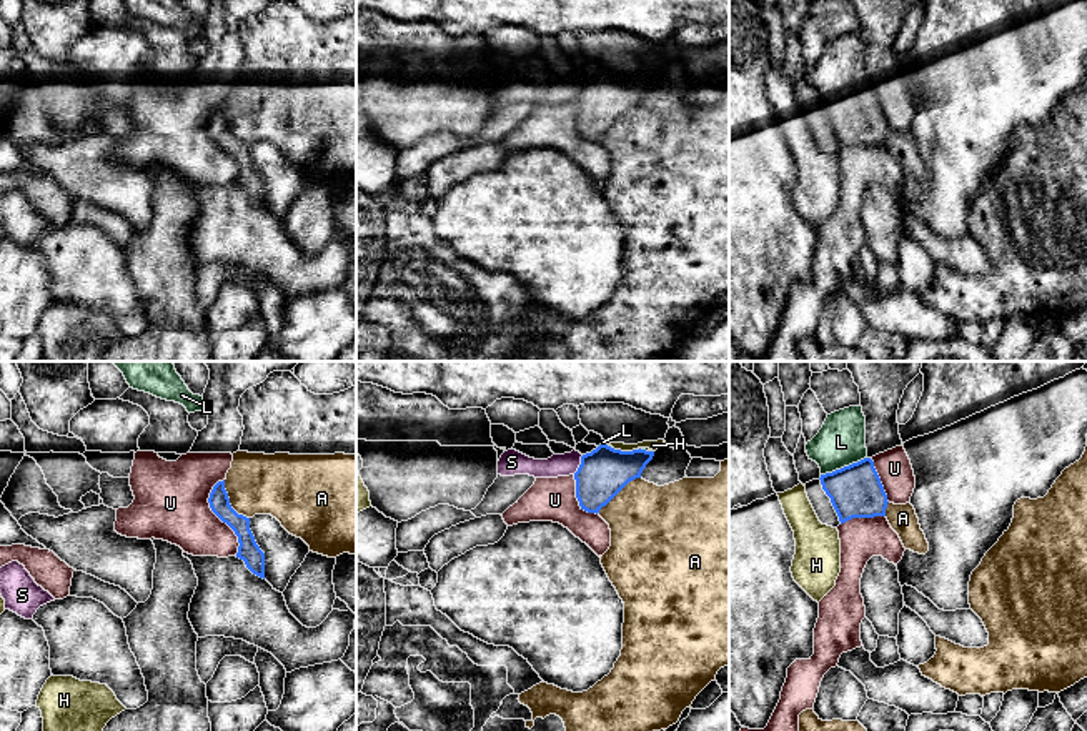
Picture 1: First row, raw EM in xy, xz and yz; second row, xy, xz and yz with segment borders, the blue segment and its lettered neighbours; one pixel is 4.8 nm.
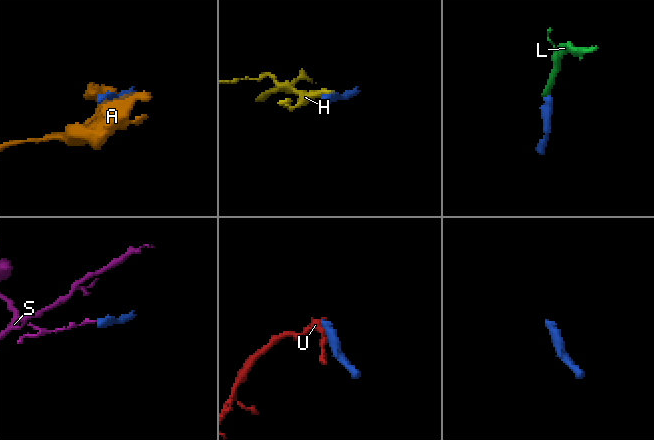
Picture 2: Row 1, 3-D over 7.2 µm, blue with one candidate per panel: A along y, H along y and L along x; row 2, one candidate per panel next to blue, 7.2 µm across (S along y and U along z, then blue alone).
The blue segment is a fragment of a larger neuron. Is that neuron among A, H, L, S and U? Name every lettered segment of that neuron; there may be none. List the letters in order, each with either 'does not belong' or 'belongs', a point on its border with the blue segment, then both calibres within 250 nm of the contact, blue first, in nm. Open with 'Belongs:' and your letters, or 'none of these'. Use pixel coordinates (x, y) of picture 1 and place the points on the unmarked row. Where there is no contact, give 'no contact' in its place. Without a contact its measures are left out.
Belongs: L
A: does not belong | xy (228, 129) | 100/300 nm
H: does not belong | xz (625, 79) | 240/50 nm
L: belongs | yz (844, 94) | 260/240 nm
S: does not belong | xz (580, 92) | 240/110 nm
U: does not belong | xy (218, 144) | 100/360 nm

